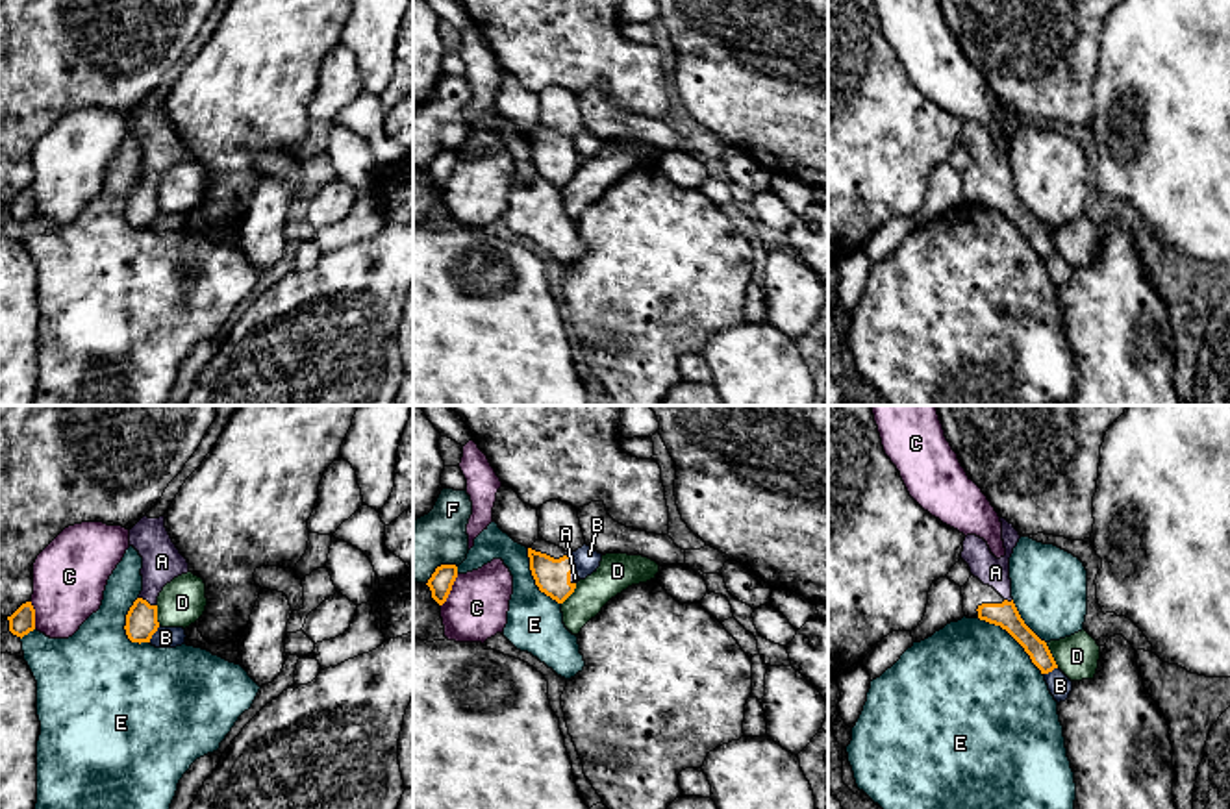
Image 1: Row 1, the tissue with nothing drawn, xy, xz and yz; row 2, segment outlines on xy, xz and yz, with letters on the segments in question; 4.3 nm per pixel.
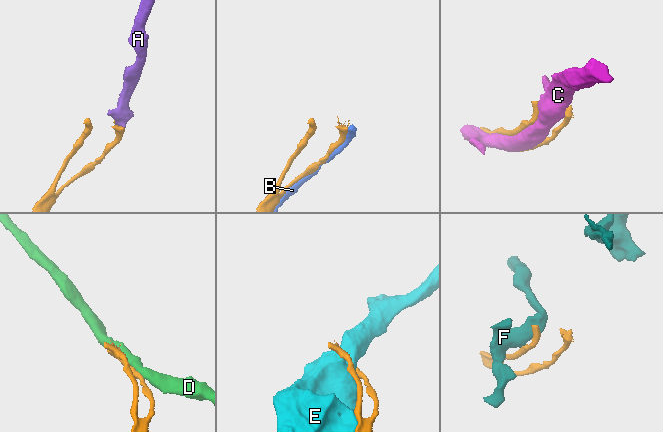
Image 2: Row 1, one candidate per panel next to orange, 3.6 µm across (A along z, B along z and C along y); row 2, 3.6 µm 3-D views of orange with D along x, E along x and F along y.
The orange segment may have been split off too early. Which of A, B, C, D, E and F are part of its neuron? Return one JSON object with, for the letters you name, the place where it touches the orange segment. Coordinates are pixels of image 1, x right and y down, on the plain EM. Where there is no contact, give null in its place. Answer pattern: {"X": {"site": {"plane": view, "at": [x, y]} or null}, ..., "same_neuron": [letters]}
{"A": {"site": {"plane": "xy", "at": [145, 186]}}, "same_neuron": ["A"]}

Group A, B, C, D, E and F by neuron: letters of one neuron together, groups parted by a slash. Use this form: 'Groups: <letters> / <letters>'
Groups: A / B / C / D / E / F

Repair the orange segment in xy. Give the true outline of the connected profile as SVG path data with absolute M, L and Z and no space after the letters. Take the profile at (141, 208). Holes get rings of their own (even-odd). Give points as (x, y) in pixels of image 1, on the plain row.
M146 100L130 115L130 131L143 143L143 176L126 200L126 220L132 228L150 228L157 217L157 181L167 168L189 157L187 144L172 128L165 100Z

